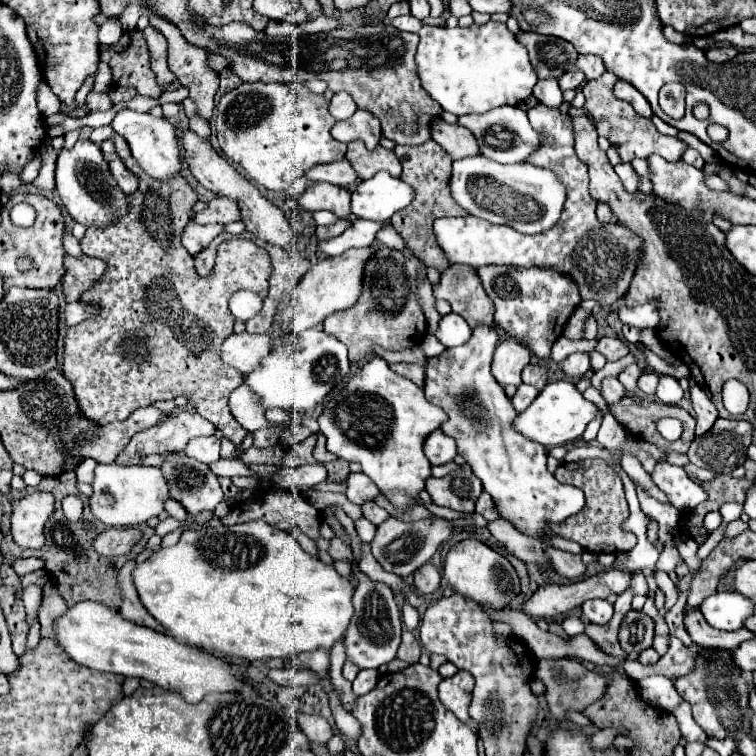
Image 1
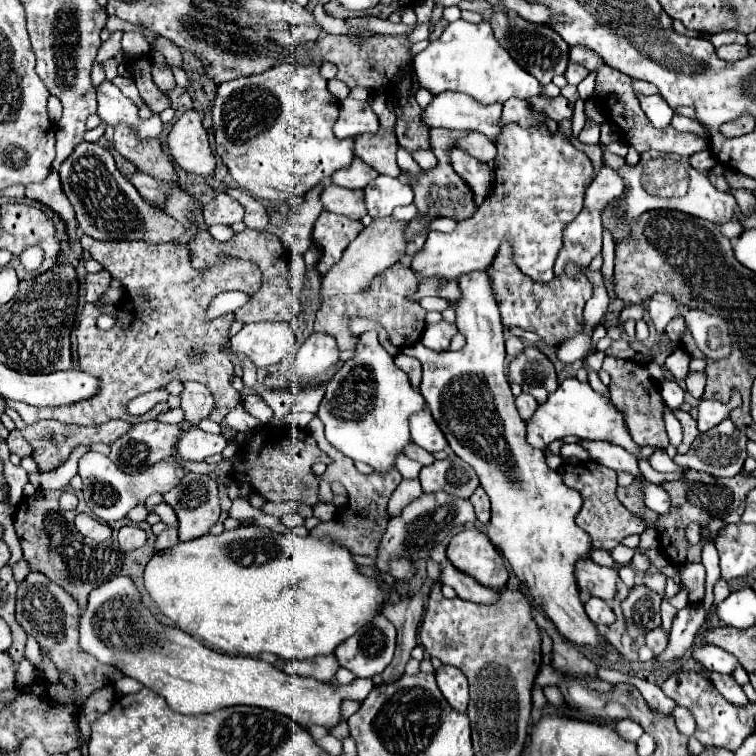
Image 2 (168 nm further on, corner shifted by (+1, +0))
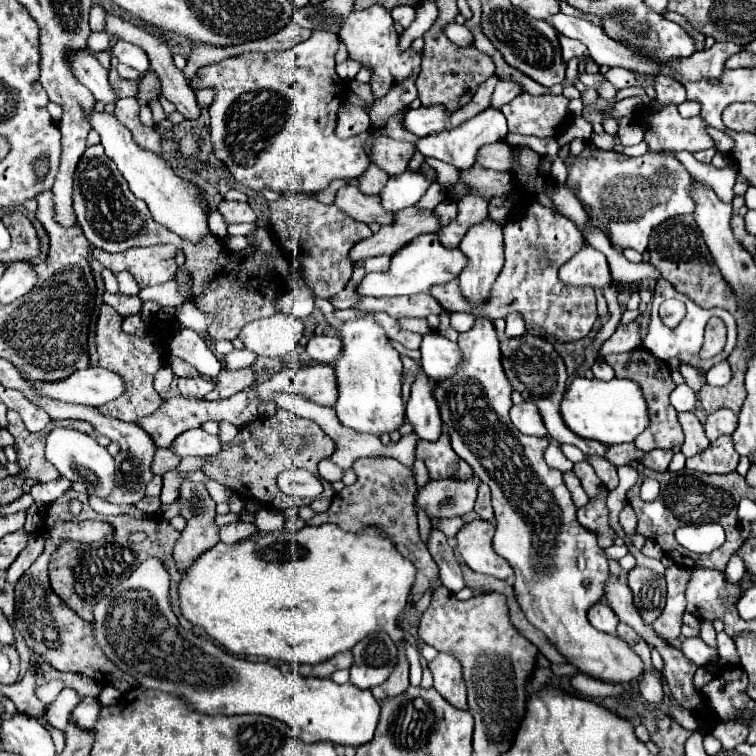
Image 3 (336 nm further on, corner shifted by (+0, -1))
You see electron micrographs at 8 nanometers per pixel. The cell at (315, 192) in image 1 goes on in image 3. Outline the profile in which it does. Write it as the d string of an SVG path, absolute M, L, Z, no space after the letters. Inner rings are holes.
M344 185L334 199L334 205L346 213L348 217L362 221L362 223L390 223L392 221L392 213L382 209L382 205L378 203L378 195L362 195L354 185Z

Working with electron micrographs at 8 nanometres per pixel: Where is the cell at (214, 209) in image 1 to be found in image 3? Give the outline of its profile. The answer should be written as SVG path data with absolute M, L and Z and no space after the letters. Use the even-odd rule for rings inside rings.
M222 199L218 205L218 211L222 213L226 225L230 223L254 223L256 213L248 203L238 203L238 201L226 201Z

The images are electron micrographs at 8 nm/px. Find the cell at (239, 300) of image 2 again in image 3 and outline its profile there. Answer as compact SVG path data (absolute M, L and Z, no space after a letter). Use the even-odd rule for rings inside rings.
M188 303L188 305L180 305L180 307L176 309L176 319L178 319L184 327L188 327L188 329L192 329L192 331L196 331L196 333L206 333L206 329L210 327L214 315L210 315L210 313L204 315L202 311L198 311L196 307L192 307L192 305Z

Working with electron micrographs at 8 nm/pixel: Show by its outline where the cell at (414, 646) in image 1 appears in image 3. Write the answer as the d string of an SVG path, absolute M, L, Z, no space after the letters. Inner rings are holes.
M404 641L398 643L398 663L392 671L392 675L388 677L386 683L373 687L371 689L372 694L376 700L386 699L390 695L400 695L402 691L406 691L408 687L408 657L406 657L406 645Z

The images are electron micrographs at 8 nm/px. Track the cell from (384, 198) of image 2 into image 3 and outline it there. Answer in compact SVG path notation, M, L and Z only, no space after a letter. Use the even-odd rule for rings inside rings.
M404 171L400 175L390 175L388 183L380 191L380 203L386 211L402 211L418 203L418 199L426 193L430 185L426 183L422 173Z

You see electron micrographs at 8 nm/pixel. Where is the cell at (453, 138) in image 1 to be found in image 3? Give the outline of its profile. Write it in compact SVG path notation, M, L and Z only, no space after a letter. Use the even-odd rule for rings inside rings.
M504 141L484 145L484 147L480 147L476 161L488 169L508 171L510 169L510 145Z

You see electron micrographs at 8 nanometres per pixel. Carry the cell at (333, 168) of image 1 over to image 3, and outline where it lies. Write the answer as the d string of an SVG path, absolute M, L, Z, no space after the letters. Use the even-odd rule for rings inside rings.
M370 165L370 167L358 177L358 189L360 189L362 193L366 193L366 195L376 195L376 193L386 185L386 179L388 179L388 175L386 175L382 169Z

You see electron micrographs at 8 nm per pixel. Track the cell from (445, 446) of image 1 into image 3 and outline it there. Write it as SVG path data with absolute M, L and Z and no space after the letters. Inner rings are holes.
M422 375L412 385L412 395L406 403L406 417L414 427L418 439L438 441L442 435L442 421L438 413L438 405L432 397L432 381Z

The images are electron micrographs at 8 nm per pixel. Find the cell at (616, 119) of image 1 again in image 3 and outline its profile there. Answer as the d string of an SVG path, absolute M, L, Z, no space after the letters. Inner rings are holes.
M668 105L662 111L642 111L636 115L636 123L644 131L650 151L696 153L714 147L714 141L706 133L706 123L700 117L680 117L676 105Z

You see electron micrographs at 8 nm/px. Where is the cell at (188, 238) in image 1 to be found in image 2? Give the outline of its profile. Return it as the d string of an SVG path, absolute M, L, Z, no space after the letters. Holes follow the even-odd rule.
M81 142L69 160L59 170L63 192L75 208L79 228L101 242L121 242L121 240L145 240L149 244L161 244L177 240L185 230L169 214L147 204L137 188L117 172L113 156L97 142Z

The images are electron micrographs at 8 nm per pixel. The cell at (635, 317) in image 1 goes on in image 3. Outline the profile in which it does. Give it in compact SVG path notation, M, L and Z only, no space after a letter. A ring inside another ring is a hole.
M660 279L660 281L656 283L654 301L652 301L652 307L650 307L650 327L648 327L648 335L644 337L642 345L644 345L652 355L656 355L656 357L662 359L662 361L666 361L666 359L670 359L670 357L676 357L676 359L680 359L680 361L684 361L684 363L688 363L688 365L694 365L694 367L698 365L698 367L702 367L704 371L708 371L714 363L722 361L724 353L732 353L734 347L736 347L736 341L728 341L726 347L724 347L724 351L722 351L720 355L716 355L716 357L712 357L712 359L702 359L702 357L700 357L704 327L706 327L706 323L708 323L708 319L710 319L712 315L720 317L720 319L726 323L726 329L728 329L728 311L722 311L722 309L702 309L702 307L698 307L696 303L692 303L688 297L684 297L682 293L678 293L668 281ZM672 297L684 301L684 303L686 303L686 309L688 309L688 311L686 311L686 317L682 319L682 323L680 323L676 329L666 327L666 325L660 321L660 317L658 317L658 305L660 305L664 299L672 299Z

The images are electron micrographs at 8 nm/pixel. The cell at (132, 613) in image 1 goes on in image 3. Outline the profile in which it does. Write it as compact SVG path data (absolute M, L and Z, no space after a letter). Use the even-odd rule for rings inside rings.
M145 497L135 505L138 509L148 514L154 514L161 506L161 502L157 497Z

